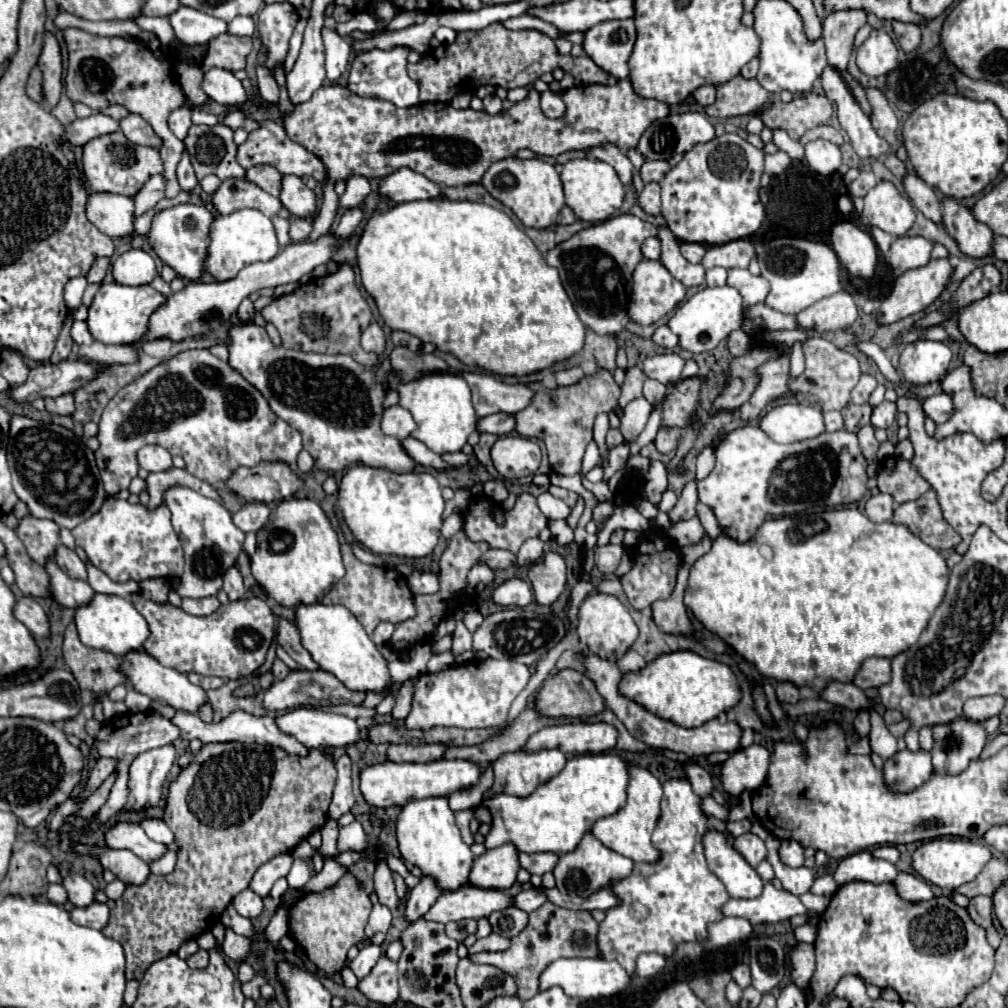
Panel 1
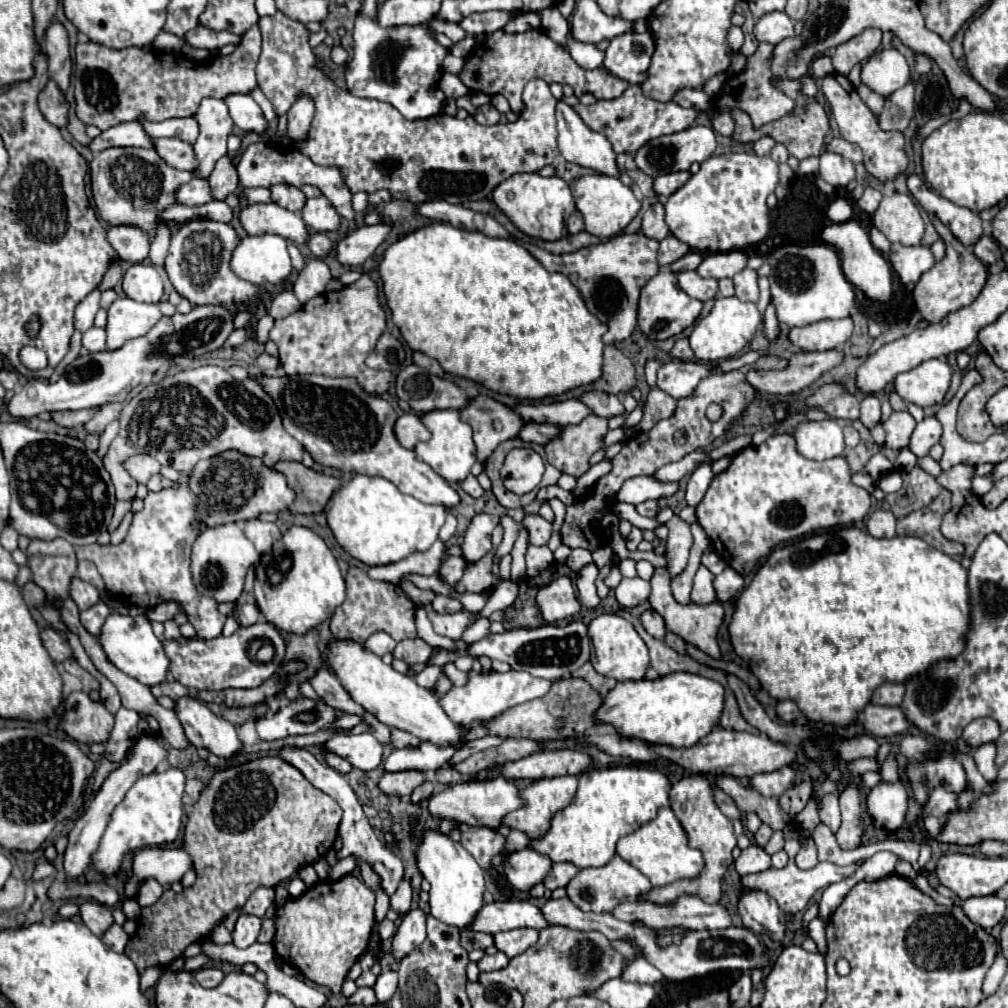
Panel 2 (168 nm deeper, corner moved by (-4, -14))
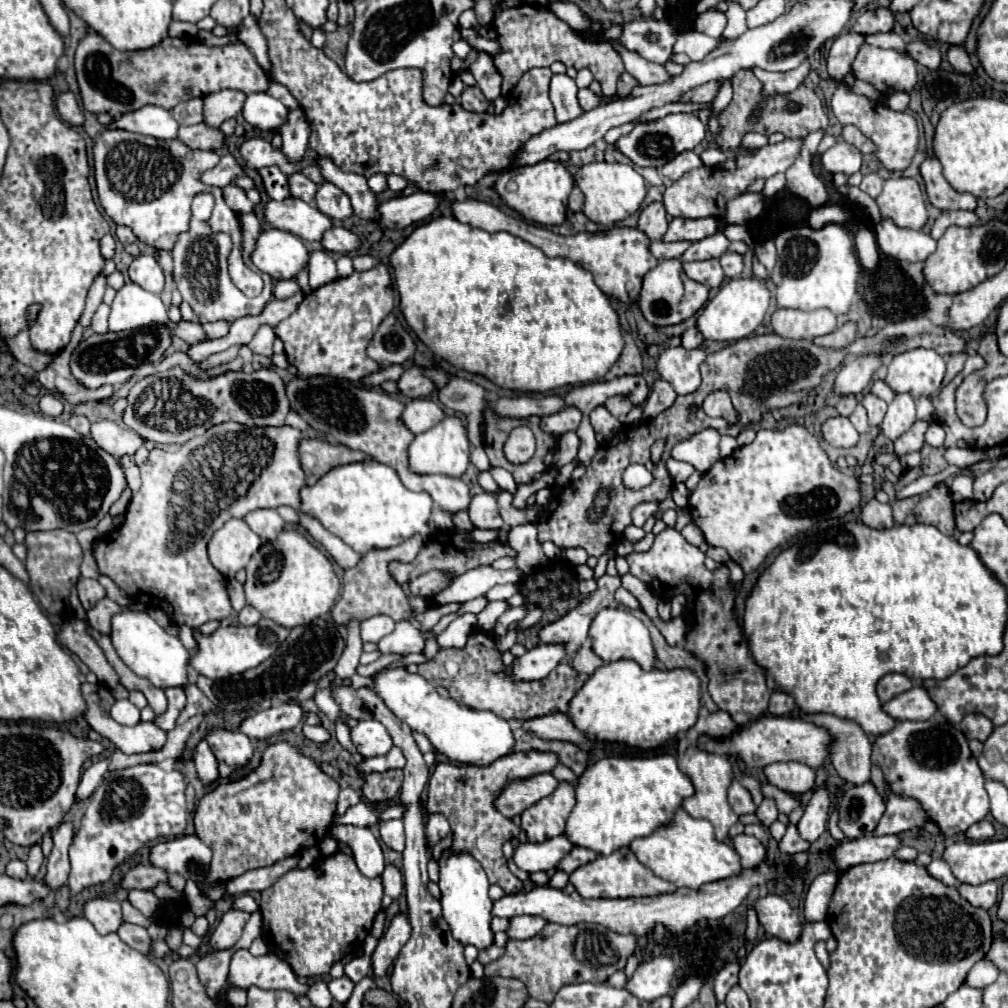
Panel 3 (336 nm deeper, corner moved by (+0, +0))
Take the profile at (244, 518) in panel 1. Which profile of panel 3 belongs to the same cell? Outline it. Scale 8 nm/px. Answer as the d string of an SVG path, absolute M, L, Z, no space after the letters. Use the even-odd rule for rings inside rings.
M254 510L246 514L246 524L264 540L274 540L286 526L276 510Z

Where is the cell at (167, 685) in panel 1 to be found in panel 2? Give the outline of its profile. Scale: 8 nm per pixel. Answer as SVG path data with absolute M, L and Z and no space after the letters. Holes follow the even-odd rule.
M182 696L176 700L174 712L184 726L188 740L196 748L204 746L218 758L230 758L240 752L242 742L238 740L234 724L216 716L204 702L192 696Z

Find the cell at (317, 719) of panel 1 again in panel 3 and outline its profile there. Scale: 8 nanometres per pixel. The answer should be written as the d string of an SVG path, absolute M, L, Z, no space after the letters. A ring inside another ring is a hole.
M378 720L358 722L358 726L352 730L352 742L358 748L358 754L362 754L364 758L382 756L394 746L392 736Z

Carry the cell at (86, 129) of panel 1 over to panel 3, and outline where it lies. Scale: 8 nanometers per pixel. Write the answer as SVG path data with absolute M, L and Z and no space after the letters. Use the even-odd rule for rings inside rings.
M144 106L136 112L128 112L120 118L110 128L124 128L128 132L138 132L144 136L152 138L176 138L180 124L174 120L170 110L160 108L160 106Z

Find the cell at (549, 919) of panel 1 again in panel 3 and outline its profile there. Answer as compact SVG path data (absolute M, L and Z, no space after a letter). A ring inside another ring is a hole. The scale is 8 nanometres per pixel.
M548 924L540 934L528 940L510 940L506 952L496 962L484 966L486 976L506 976L524 982L530 998L552 1002L552 996L566 984L594 982L602 984L618 970L636 950L636 936L616 934L600 924Z

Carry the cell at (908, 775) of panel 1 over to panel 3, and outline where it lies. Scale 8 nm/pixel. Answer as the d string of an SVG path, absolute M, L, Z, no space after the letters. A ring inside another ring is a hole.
M872 782L862 786L850 786L840 802L838 828L848 840L870 836L878 820L882 818L884 808L886 804Z

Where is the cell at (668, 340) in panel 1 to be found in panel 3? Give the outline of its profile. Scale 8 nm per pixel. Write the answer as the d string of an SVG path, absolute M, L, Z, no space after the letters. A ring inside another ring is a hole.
M688 328L684 334L682 334L682 346L692 350L692 348L702 348L704 346L704 336L700 334L698 328Z

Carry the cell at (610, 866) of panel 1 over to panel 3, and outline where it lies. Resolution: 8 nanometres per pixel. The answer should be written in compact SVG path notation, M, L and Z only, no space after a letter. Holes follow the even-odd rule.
M620 848L610 856L598 856L594 862L580 866L570 874L570 882L584 898L632 898L632 896L642 898L642 896L660 896L676 890L672 882L654 876L646 866L642 866L630 848Z

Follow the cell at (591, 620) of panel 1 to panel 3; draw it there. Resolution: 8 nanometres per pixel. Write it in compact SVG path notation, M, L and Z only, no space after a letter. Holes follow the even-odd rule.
M604 608L598 612L590 626L590 640L592 640L592 650L604 660L604 662L614 662L614 660L634 660L638 666L644 670L654 668L654 646L650 640L648 628L632 616L630 610L624 608Z

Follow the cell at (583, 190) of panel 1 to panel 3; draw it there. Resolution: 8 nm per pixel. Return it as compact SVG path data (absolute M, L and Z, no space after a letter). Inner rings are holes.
M594 162L594 164L586 164L582 166L576 176L574 176L576 184L580 186L580 190L586 196L584 202L584 214L602 226L612 226L628 216L632 216L634 212L638 212L640 204L644 202L646 196L646 182L644 178L634 170L634 166L630 164L608 164L608 162Z

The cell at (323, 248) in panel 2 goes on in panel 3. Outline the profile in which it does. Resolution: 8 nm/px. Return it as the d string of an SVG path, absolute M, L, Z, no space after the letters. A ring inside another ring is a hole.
M334 226L332 230L328 230L328 232L324 234L322 246L324 246L328 252L350 254L350 252L354 252L354 250L358 250L358 248L362 246L362 240L360 240L354 232L346 230L346 228L342 228L342 226Z

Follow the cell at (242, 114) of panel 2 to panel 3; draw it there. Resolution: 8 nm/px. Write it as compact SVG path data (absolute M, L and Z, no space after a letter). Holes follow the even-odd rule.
M260 92L260 94L248 94L242 114L248 124L260 128L262 132L272 132L272 130L278 132L280 124L284 124L288 116L288 108L280 100Z

